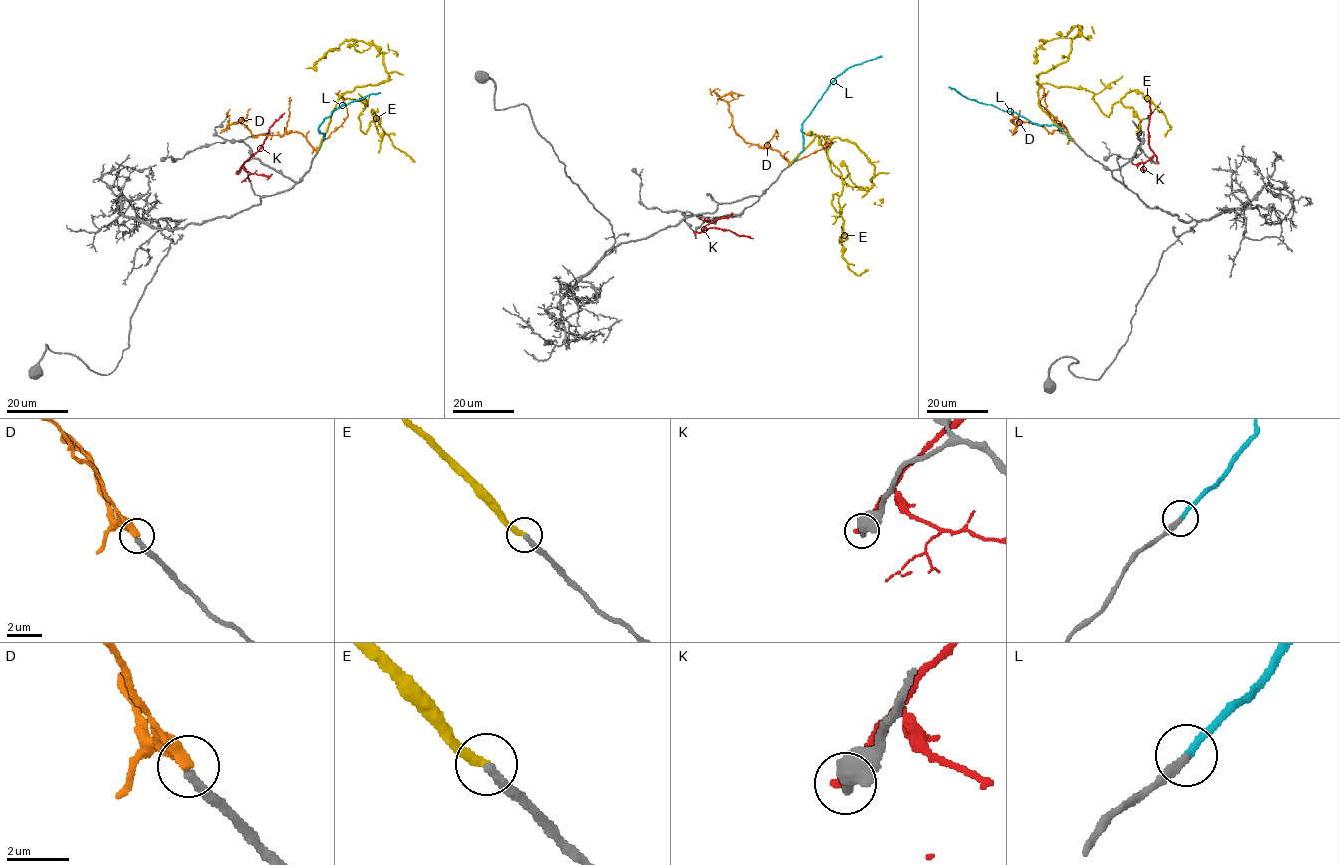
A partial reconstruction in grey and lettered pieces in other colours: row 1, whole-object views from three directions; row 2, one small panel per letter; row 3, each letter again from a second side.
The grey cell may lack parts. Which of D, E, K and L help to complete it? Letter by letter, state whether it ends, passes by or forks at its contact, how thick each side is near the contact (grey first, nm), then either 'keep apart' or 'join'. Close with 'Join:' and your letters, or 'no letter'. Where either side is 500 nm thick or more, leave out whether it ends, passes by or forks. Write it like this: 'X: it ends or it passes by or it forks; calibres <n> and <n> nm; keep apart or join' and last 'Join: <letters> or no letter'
D: it passes by; calibres 300 and 320 nm; keep apart
E: it ends; calibres 320 and 300 nm; keep apart
K: it ends; calibres 360 and 440 nm; keep apart
L: it ends; calibres 280 and 280 nm; join
Join: L

